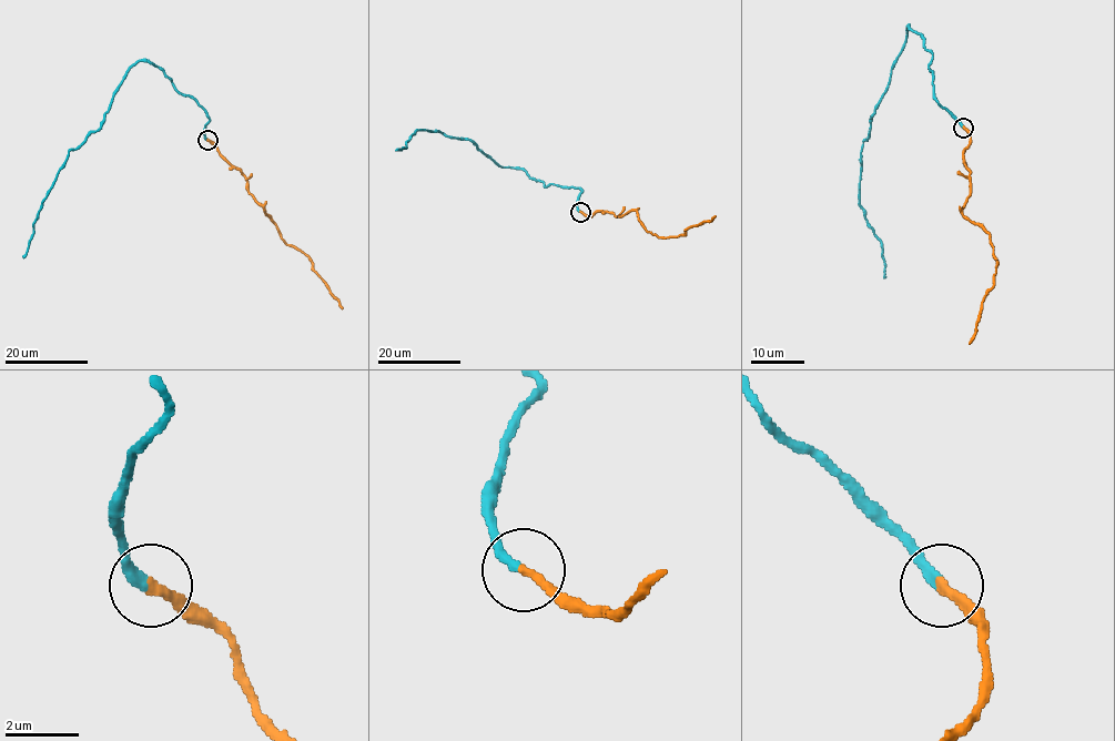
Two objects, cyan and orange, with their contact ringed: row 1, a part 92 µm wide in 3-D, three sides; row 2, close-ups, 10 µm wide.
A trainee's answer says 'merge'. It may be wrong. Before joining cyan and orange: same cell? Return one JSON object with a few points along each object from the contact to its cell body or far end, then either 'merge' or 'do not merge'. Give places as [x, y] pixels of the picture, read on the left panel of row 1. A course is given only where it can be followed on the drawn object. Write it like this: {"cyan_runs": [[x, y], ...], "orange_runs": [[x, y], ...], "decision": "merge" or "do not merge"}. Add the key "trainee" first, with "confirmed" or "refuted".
{"trainee": "confirmed", "cyan_runs": [[208, 140], [206, 111], [159, 68], [138, 60], [100, 127], [71, 149], [23, 257]], "orange_runs": [[208, 140], [244, 176], [247, 191], [274, 223], [281, 237], [307, 256], [316, 274], [342, 308]], "decision": "merge"}

